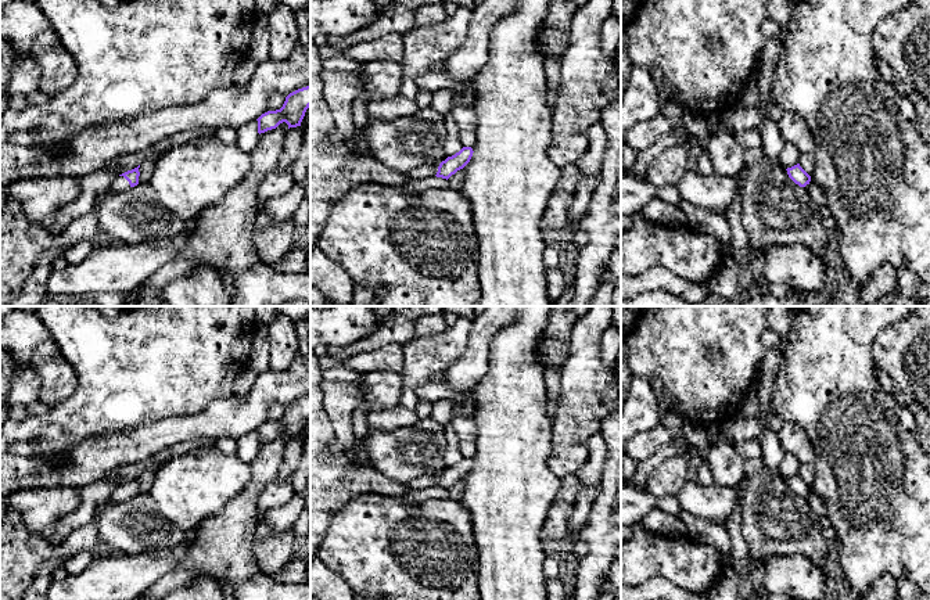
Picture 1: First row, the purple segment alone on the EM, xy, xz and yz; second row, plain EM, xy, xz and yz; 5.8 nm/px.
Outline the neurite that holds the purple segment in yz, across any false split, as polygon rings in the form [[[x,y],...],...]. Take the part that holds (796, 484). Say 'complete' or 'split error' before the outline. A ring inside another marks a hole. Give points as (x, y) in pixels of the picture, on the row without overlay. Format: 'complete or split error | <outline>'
complete | [[[800,474],[787,478],[789,488],[798,495],[800,497],[805,497],[811,492],[811,486],[800,477]]]

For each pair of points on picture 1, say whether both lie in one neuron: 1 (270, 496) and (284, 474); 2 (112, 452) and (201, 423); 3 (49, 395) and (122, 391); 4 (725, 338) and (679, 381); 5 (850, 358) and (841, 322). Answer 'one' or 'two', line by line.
1: one
2: one
3: two
4: one
5: one

